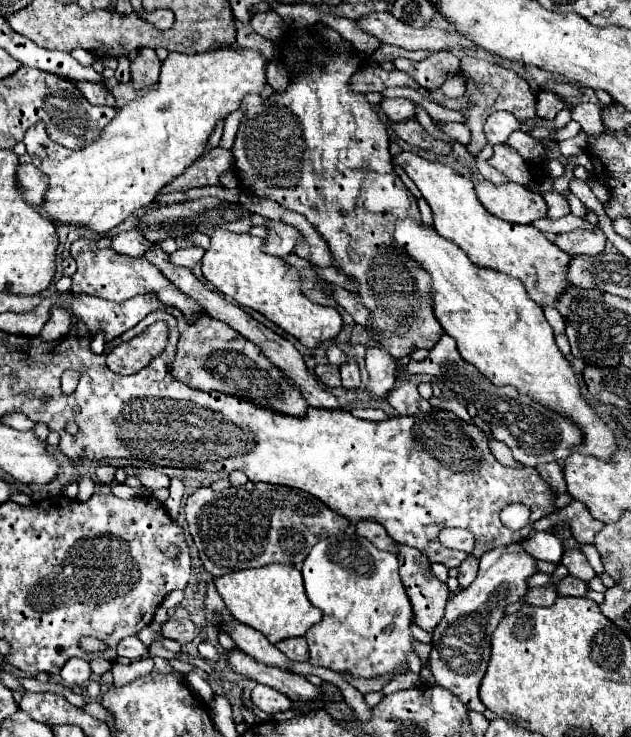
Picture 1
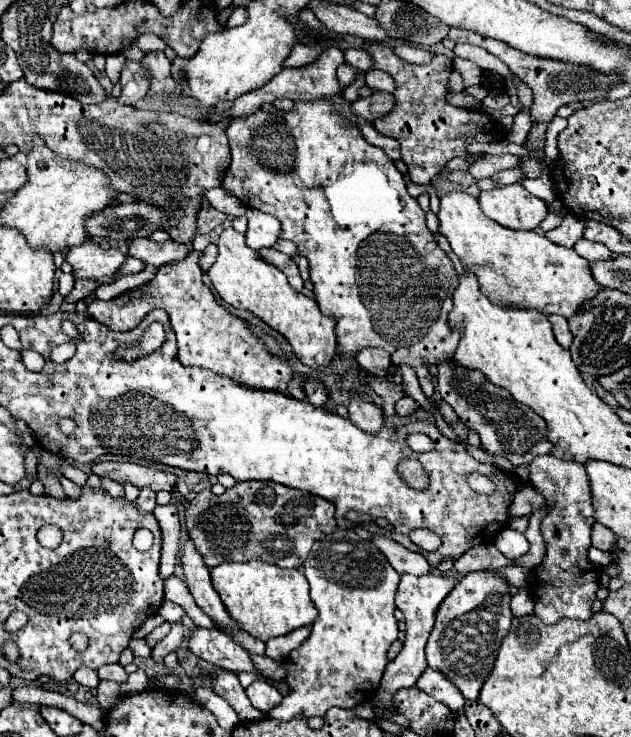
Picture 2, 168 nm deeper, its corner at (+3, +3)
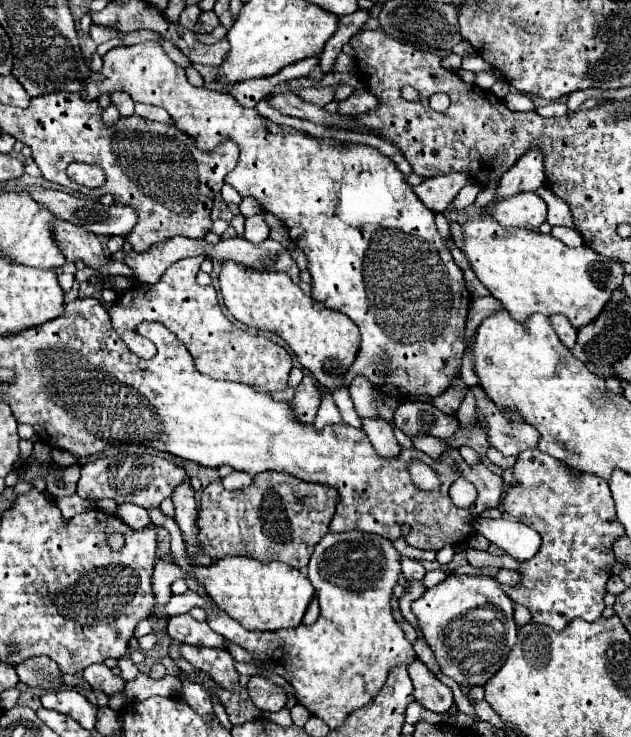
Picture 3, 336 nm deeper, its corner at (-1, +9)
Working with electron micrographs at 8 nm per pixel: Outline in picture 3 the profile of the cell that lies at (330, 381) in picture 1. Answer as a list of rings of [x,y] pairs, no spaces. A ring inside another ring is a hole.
[[[305,374],[301,384],[295,388],[295,396],[291,398],[289,406],[293,410],[293,416],[299,422],[305,422],[305,424],[315,422],[315,416],[317,416],[317,410],[319,410],[319,404],[321,404],[317,390],[319,390],[317,382],[311,374]]]

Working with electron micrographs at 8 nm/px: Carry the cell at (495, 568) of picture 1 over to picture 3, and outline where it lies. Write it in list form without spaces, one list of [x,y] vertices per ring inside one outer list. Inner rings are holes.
[[[449,574],[441,584],[429,588],[419,600],[411,606],[419,630],[427,644],[433,648],[437,664],[441,672],[455,682],[465,682],[467,686],[483,686],[499,668],[503,666],[505,658],[509,656],[511,648],[517,642],[517,626],[513,622],[513,602],[499,590],[499,582],[489,576],[457,576]]]

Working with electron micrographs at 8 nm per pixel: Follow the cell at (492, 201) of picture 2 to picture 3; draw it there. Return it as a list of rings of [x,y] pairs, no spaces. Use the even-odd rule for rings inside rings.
[[[521,192],[499,200],[493,208],[493,218],[505,228],[519,226],[535,230],[547,220],[547,204],[533,192]]]

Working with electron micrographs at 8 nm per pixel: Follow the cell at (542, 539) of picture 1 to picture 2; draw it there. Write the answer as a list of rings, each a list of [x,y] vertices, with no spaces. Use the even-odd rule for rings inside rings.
[[[503,528],[501,534],[497,534],[497,540],[493,544],[507,558],[521,558],[521,556],[525,556],[529,552],[529,540],[525,538],[525,534],[515,532],[511,528]]]

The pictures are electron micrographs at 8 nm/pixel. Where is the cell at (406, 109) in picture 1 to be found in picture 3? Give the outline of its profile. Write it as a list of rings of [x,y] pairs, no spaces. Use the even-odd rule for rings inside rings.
[[[355,90],[349,98],[339,102],[337,112],[345,114],[345,116],[355,116],[359,112],[367,112],[373,110],[377,106],[377,98],[373,94],[369,94],[367,90]]]

